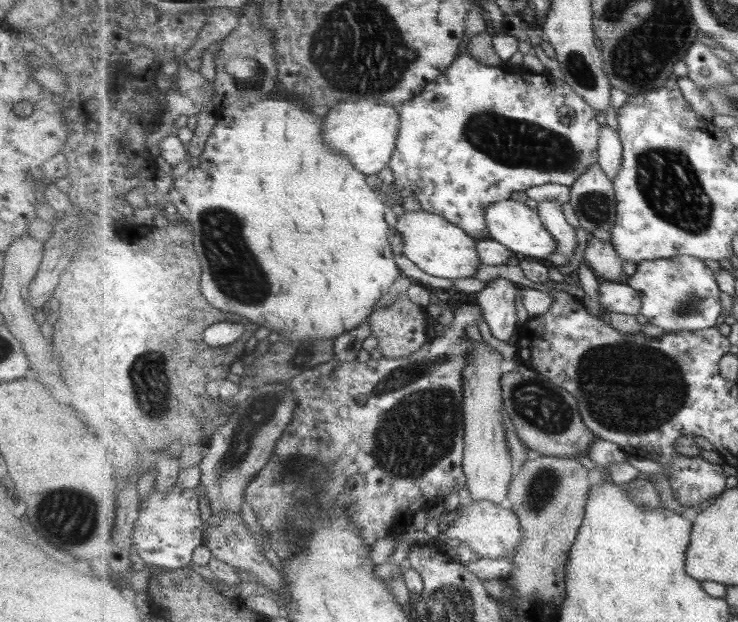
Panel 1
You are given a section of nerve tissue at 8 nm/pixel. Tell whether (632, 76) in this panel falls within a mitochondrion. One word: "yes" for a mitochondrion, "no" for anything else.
yes

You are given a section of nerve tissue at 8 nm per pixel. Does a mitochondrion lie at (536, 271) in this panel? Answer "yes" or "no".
no

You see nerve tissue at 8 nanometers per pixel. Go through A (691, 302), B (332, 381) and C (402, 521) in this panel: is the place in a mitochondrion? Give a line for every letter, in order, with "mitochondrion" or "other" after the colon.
A: mitochondrion
B: other
C: other

